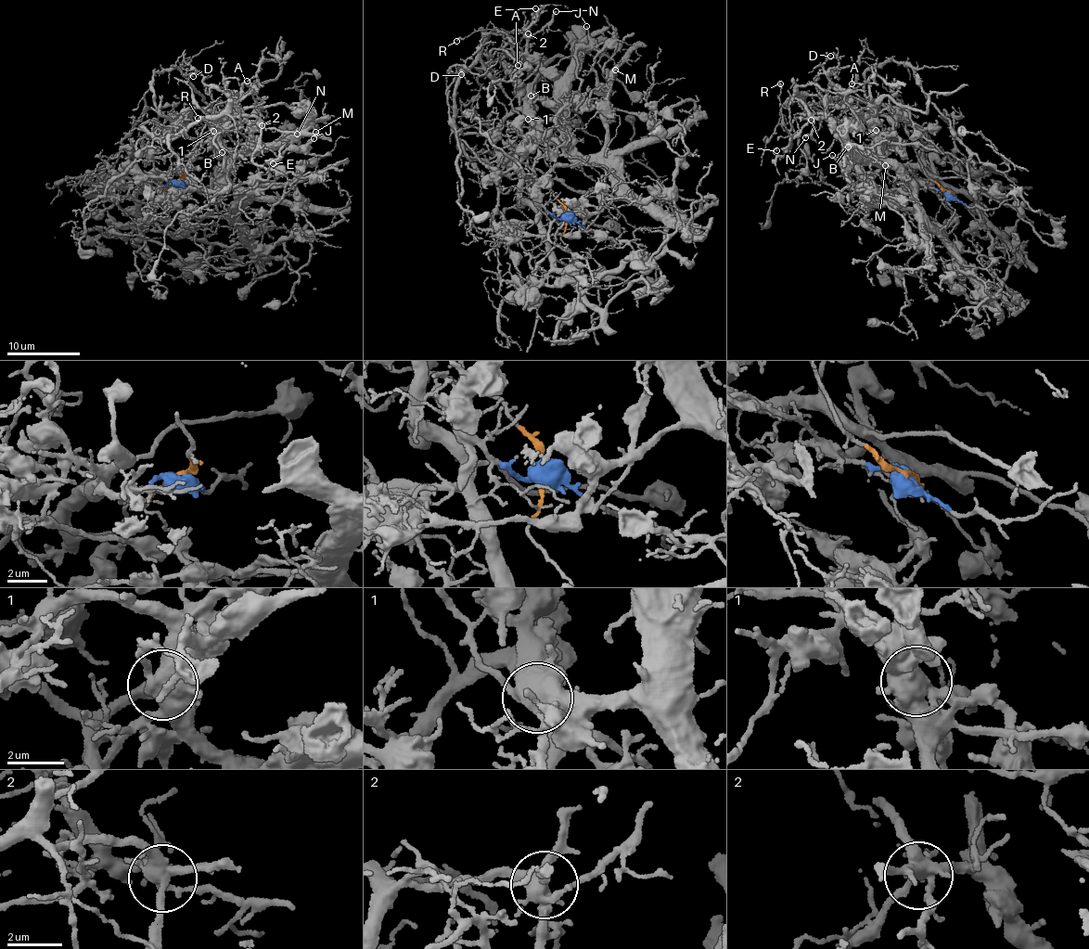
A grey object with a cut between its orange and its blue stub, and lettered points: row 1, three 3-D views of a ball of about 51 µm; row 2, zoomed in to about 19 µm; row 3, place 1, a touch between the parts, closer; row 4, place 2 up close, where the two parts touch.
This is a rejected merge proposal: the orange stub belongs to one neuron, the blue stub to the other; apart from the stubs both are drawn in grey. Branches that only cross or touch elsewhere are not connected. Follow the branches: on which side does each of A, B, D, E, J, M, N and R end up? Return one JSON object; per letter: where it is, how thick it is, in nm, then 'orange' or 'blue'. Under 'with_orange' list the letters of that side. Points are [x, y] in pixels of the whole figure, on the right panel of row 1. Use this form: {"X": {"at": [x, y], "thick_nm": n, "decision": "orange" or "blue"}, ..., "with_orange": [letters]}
{"A": {"at": [851, 83], "thick_nm": 120, "decision": "blue"}, "B": {"at": [848, 147], "thick_nm": 180, "decision": "blue"}, "D": {"at": [830, 56], "thick_nm": 120, "decision": "orange"}, "E": {"at": [776, 150], "thick_nm": 110, "decision": "orange"}, "J": {"at": [832, 155], "thick_nm": 130, "decision": "blue"}, "M": {"at": [885, 165], "thick_nm": 180, "decision": "blue"}, "N": {"at": [805, 137], "thick_nm": 220, "decision": "orange"}, "R": {"at": [780, 83], "thick_nm": 220, "decision": "orange"}, "with_orange": ["D", "E", "N", "R"]}

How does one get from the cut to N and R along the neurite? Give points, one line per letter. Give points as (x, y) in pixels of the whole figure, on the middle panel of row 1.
N: (567, 217), (562, 202), (544, 187), (472, 160), (454, 126), (454, 92), (487, 35), (537, 32), (557, 12)
R: (567, 217), (562, 202), (549, 190), (468, 157), (454, 126), (454, 92), (494, 30), (455, 40)

